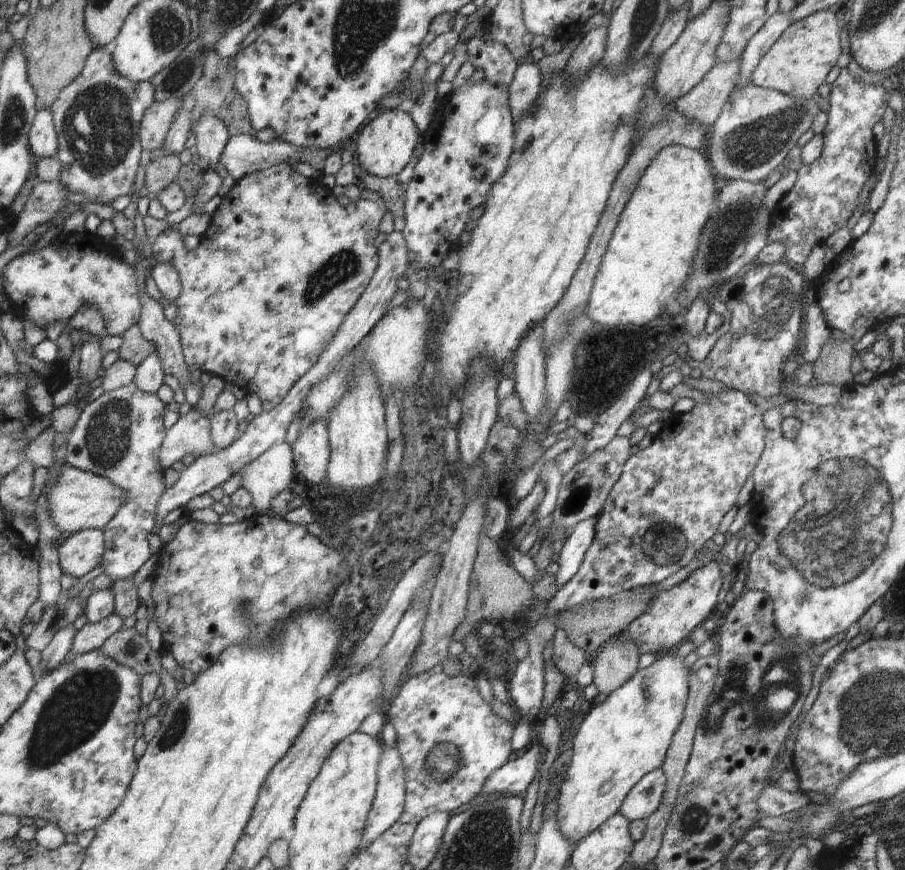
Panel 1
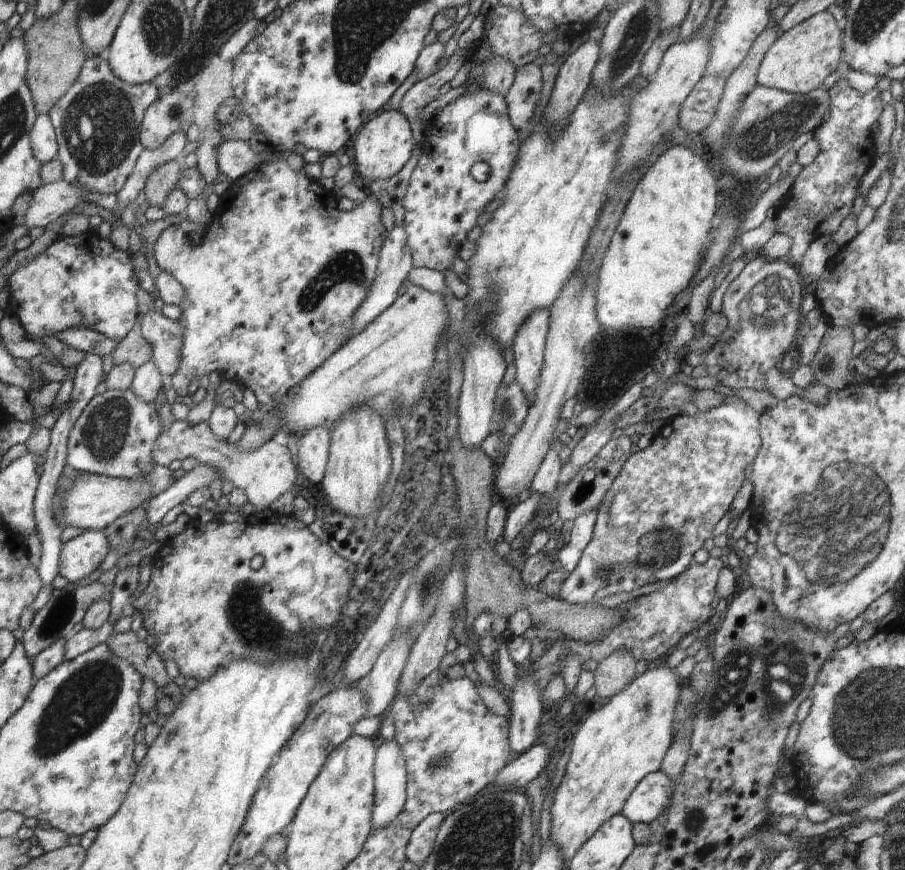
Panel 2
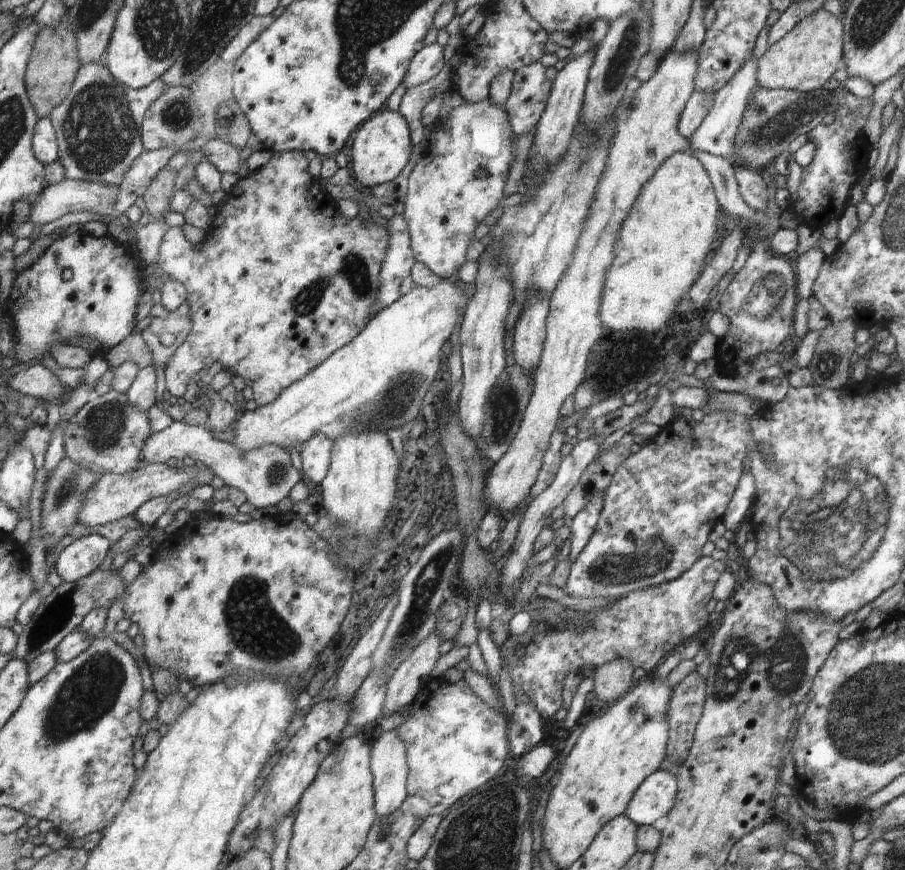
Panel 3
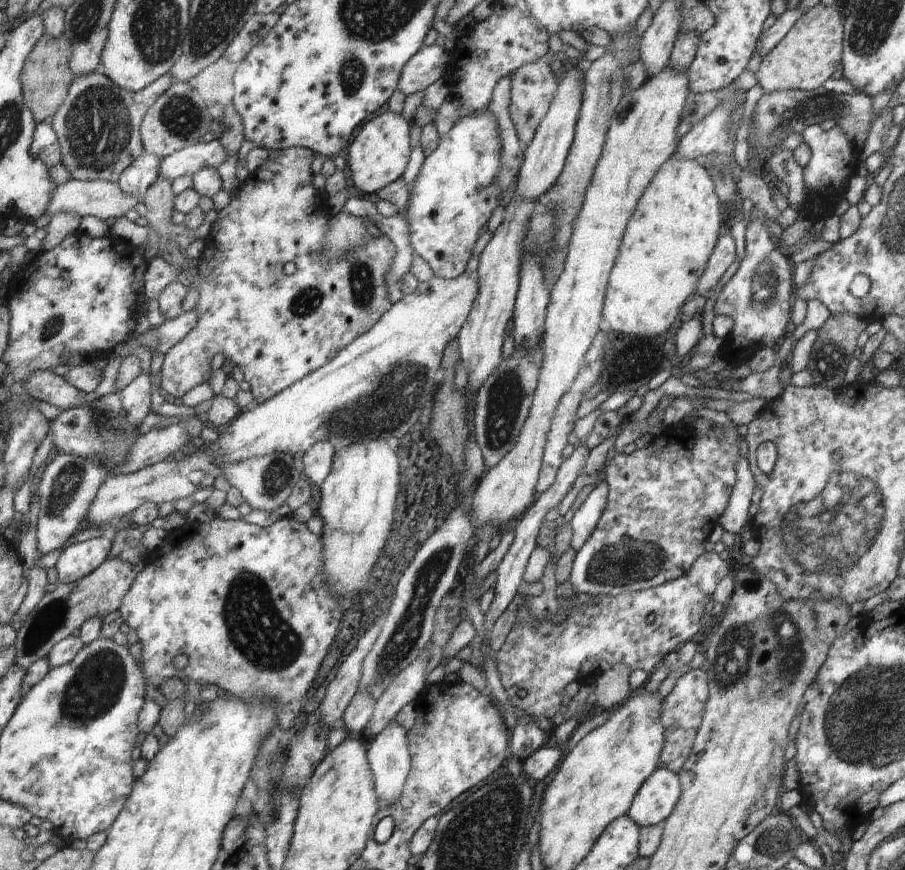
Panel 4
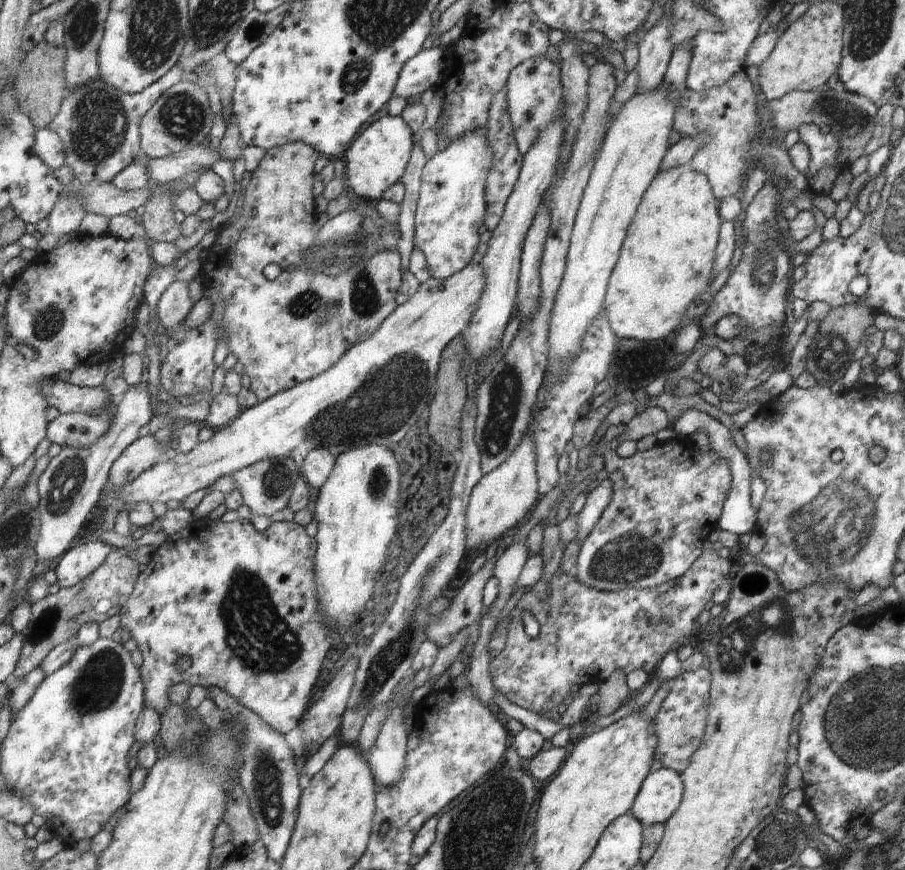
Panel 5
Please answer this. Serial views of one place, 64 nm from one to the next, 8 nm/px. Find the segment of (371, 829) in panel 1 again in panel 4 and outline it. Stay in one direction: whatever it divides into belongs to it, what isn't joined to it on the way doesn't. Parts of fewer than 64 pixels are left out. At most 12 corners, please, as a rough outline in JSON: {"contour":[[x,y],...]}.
{"contour":[[392,720],[366,756],[379,802],[396,804],[411,767],[404,727]]}

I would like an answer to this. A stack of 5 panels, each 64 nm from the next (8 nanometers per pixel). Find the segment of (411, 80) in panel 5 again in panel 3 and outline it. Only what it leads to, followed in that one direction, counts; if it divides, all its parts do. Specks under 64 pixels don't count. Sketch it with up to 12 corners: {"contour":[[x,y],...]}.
{"contour":[[423,46],[403,82],[407,89],[429,82],[444,69],[444,50]]}

